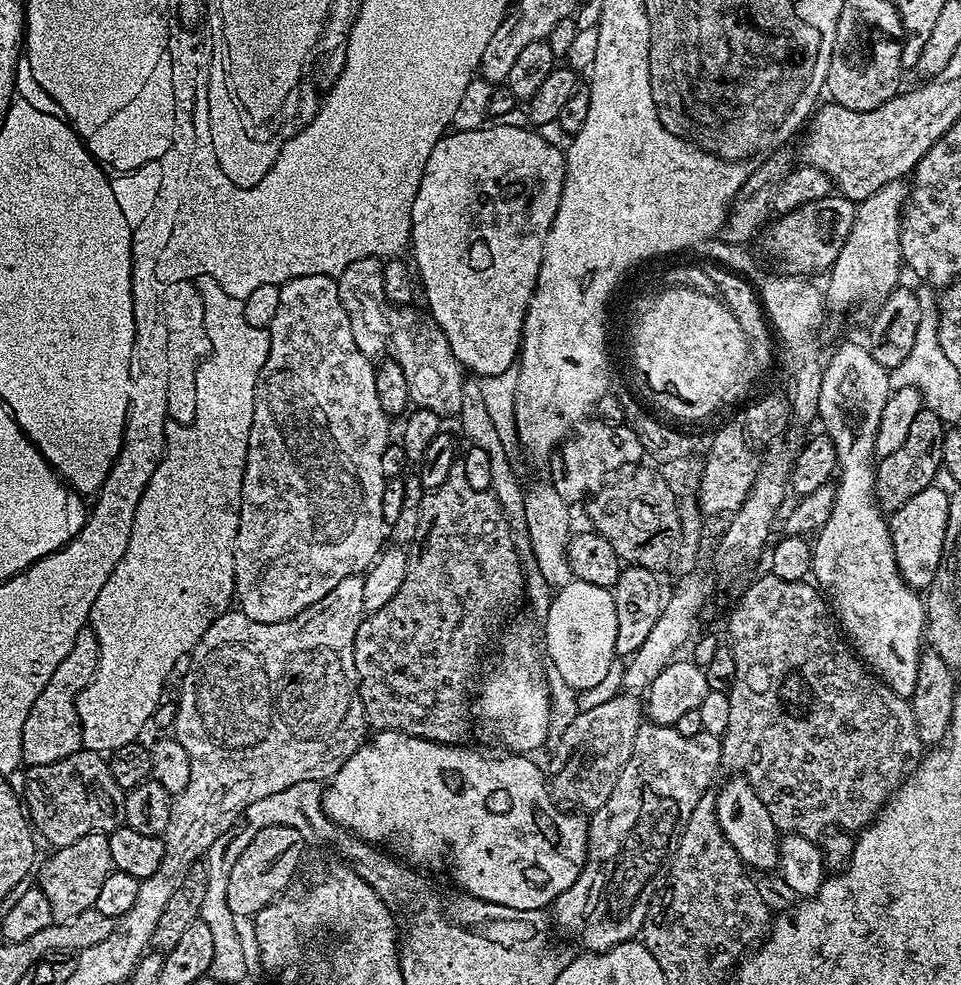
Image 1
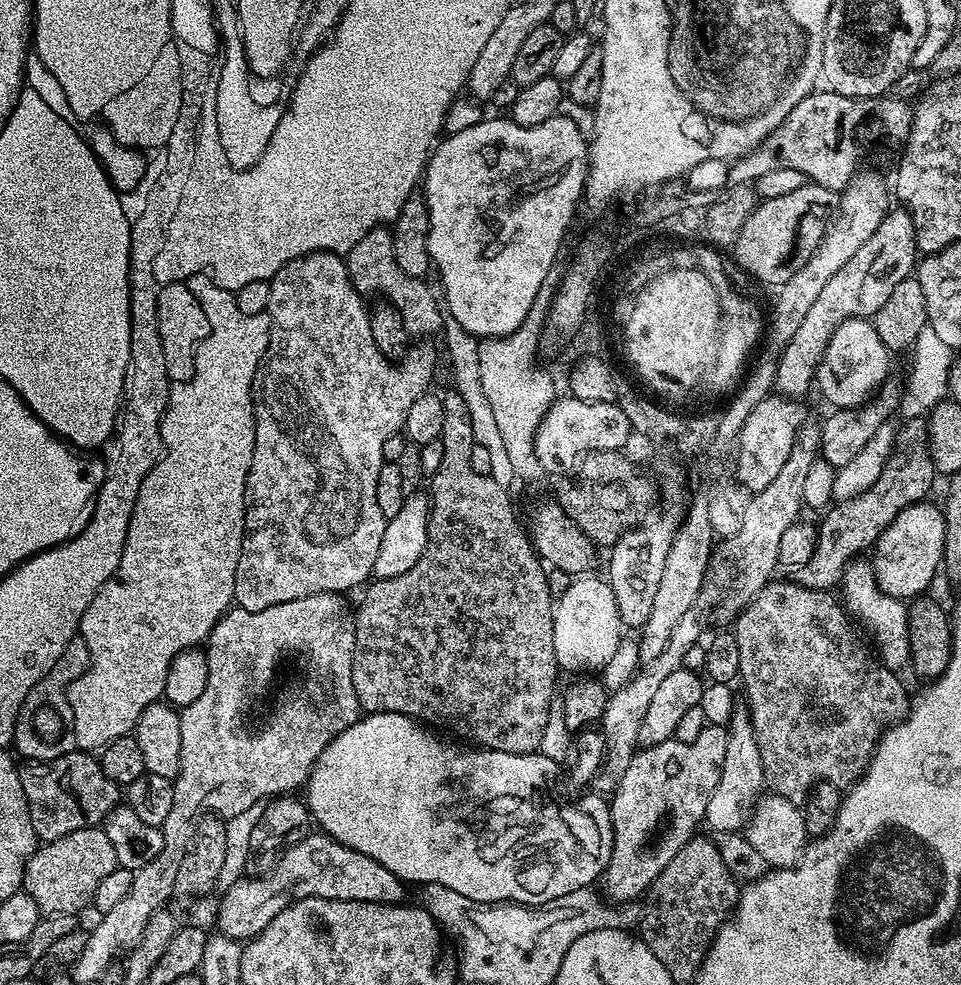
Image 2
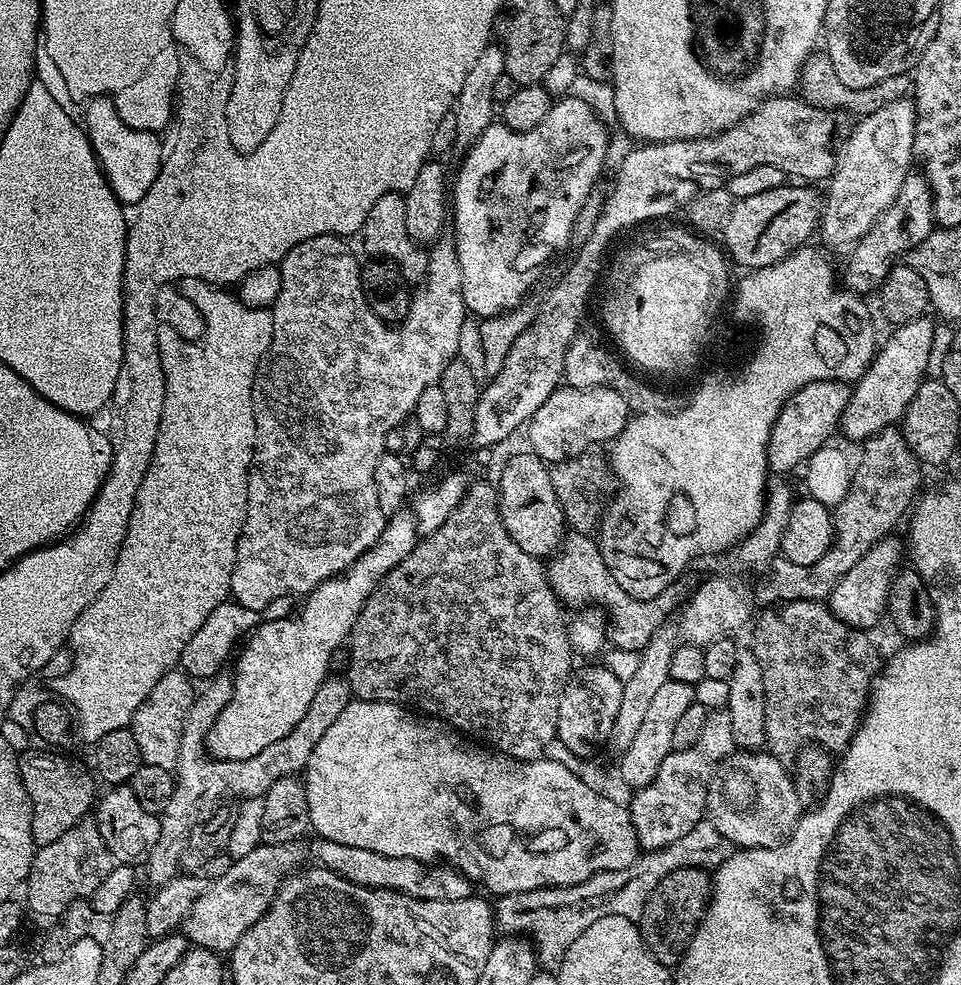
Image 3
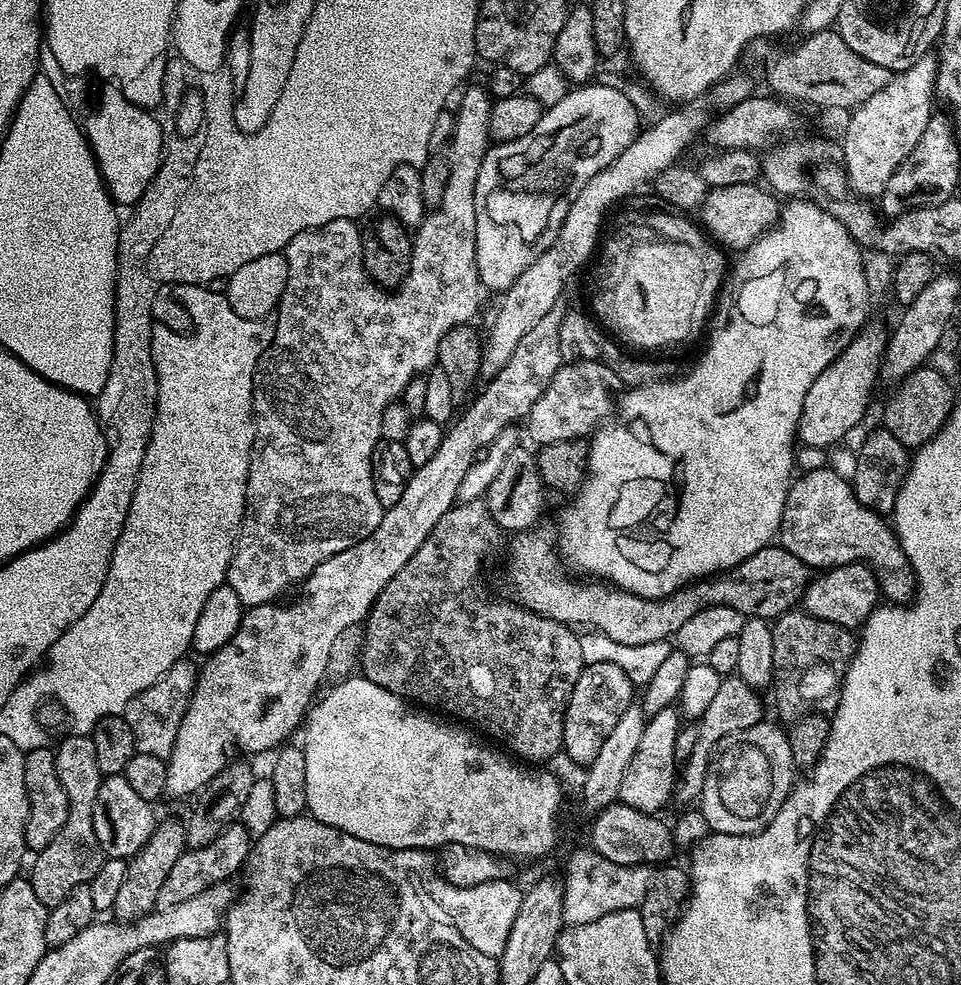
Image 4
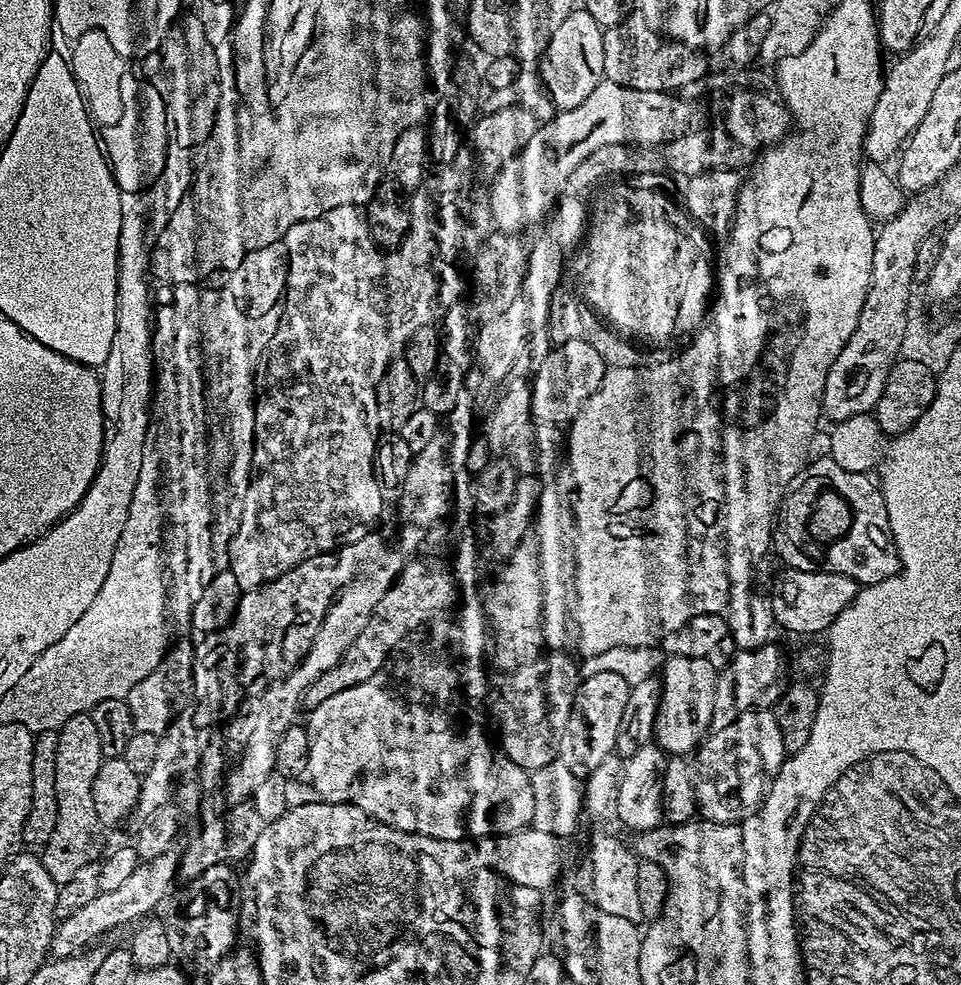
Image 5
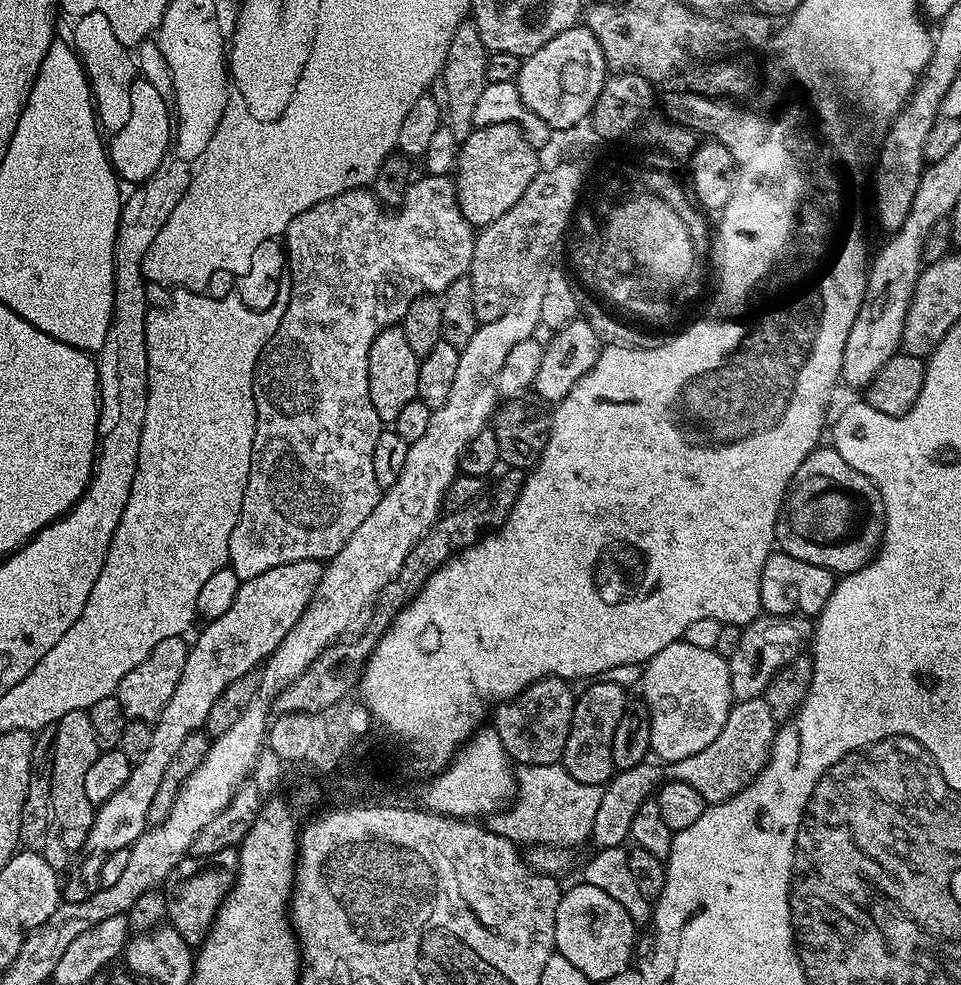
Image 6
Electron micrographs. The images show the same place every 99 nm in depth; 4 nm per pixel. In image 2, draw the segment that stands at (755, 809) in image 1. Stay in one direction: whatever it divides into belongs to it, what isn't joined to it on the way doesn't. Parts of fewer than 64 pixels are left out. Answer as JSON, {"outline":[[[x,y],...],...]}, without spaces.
{"outline":[[[736,706],[726,727],[726,758],[722,761],[722,774],[718,778],[718,786],[714,794],[710,794],[710,802],[704,815],[704,820],[712,827],[713,833],[740,832],[754,815],[756,801],[766,788],[764,763],[760,757],[758,742],[754,738],[754,726],[747,707]]]}

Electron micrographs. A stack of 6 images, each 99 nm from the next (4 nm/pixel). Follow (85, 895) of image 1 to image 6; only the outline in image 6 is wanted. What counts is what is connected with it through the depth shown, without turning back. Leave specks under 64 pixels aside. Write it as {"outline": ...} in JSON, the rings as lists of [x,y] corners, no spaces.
{"outline":[[[70,710],[70,714],[62,714],[62,718],[54,725],[54,731],[56,737],[52,743],[50,778],[52,809],[48,829],[42,841],[42,853],[50,866],[64,870],[72,859],[75,861],[85,851],[84,843],[96,817],[96,808],[90,798],[86,798],[86,773],[89,772],[90,766],[94,766],[102,749],[98,746],[98,738],[94,738],[94,725],[90,723],[85,710]]]}

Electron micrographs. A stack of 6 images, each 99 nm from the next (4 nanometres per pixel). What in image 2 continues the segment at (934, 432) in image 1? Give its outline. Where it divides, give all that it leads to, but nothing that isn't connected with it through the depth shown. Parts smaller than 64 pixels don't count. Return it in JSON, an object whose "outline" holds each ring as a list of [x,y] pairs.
{"outline":[[[923,415],[912,416],[904,425],[901,423],[896,430],[896,442],[898,447],[886,466],[882,466],[878,482],[854,498],[833,503],[824,521],[819,521],[816,549],[801,568],[795,569],[795,583],[819,592],[835,589],[835,584],[837,587],[844,579],[844,569],[875,545],[882,530],[886,530],[902,510],[929,499],[928,491],[938,480],[938,473],[928,449],[927,419]]]}

